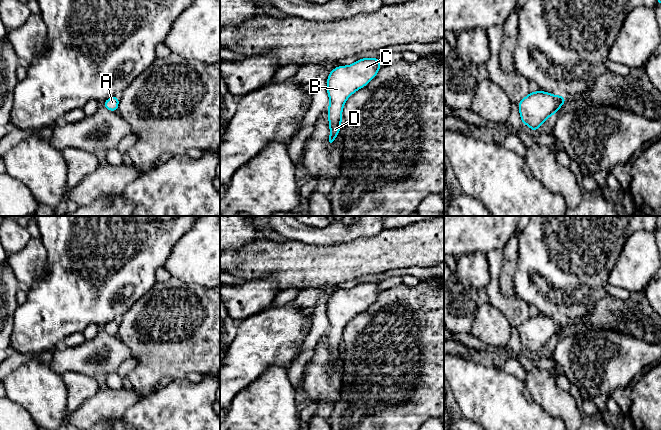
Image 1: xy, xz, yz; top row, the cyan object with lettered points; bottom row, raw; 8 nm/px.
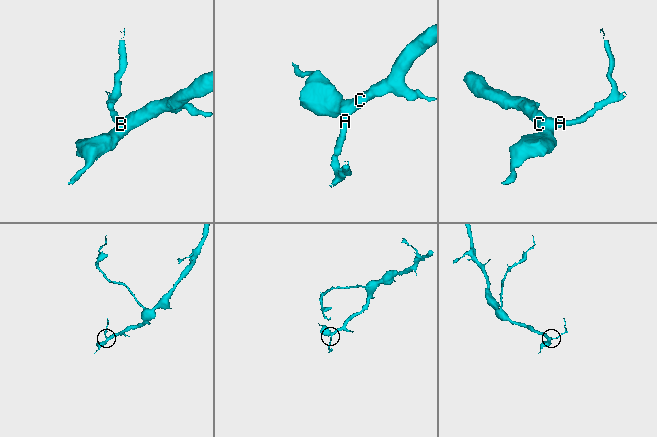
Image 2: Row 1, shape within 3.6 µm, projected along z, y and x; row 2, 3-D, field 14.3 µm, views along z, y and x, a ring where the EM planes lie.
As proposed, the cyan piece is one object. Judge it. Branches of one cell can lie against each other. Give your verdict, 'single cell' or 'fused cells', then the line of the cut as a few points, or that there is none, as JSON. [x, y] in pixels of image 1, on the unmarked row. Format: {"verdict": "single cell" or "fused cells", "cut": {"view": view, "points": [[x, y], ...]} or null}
{"verdict": "single cell", "cut": null}

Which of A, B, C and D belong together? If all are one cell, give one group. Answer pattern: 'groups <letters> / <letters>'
groups A B C D

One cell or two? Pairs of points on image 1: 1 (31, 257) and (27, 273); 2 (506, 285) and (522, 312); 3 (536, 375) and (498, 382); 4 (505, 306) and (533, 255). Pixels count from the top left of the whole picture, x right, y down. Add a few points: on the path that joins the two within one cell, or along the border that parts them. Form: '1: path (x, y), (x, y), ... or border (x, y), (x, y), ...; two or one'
1: path (31, 261), (27, 269); one
2: border (499, 278), (499, 290), (506, 296), (515, 296); two
3: border (523, 382), (529, 394), (536, 402); two
4: border (516, 295), (529, 305); two

